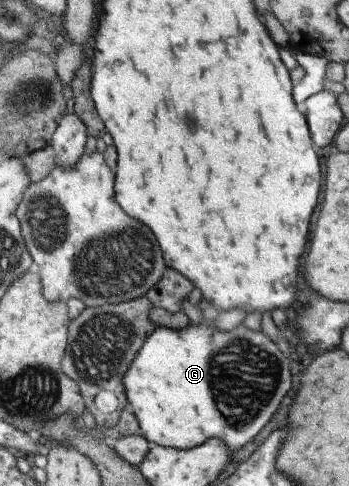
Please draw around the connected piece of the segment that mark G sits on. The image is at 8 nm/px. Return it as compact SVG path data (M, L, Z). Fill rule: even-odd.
M215 319L204 320L203 323L193 324L189 322L187 327L183 329L173 329L166 326L160 326L155 333L151 333L141 353L139 353L135 363L127 377L125 377L125 387L127 387L127 397L129 397L130 409L135 412L135 415L139 418L141 422L142 430L144 431L144 436L149 439L150 442L154 444L159 444L161 446L174 447L182 450L192 450L202 445L207 444L207 441L211 439L221 439L223 443L229 445L229 449L233 453L241 451L245 445L249 445L267 425L269 421L275 417L275 413L281 409L281 403L285 401L285 397L291 393L293 389L293 369L291 369L291 361L289 357L279 349L279 345L265 337L261 331L251 331L247 329L245 325L243 327L237 327L235 331L231 333L223 333L223 331L215 331Z

